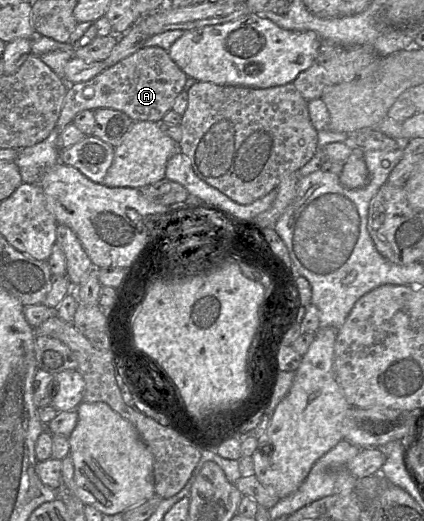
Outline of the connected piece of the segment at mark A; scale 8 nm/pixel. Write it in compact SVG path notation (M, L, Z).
M143 47L88 81L69 84L55 129L58 129L58 134L61 134L63 129L73 122L78 113L100 108L112 108L122 111L133 121L160 122L163 116L172 110L175 98L183 91L187 78L188 76L171 59L165 49L161 47Z

